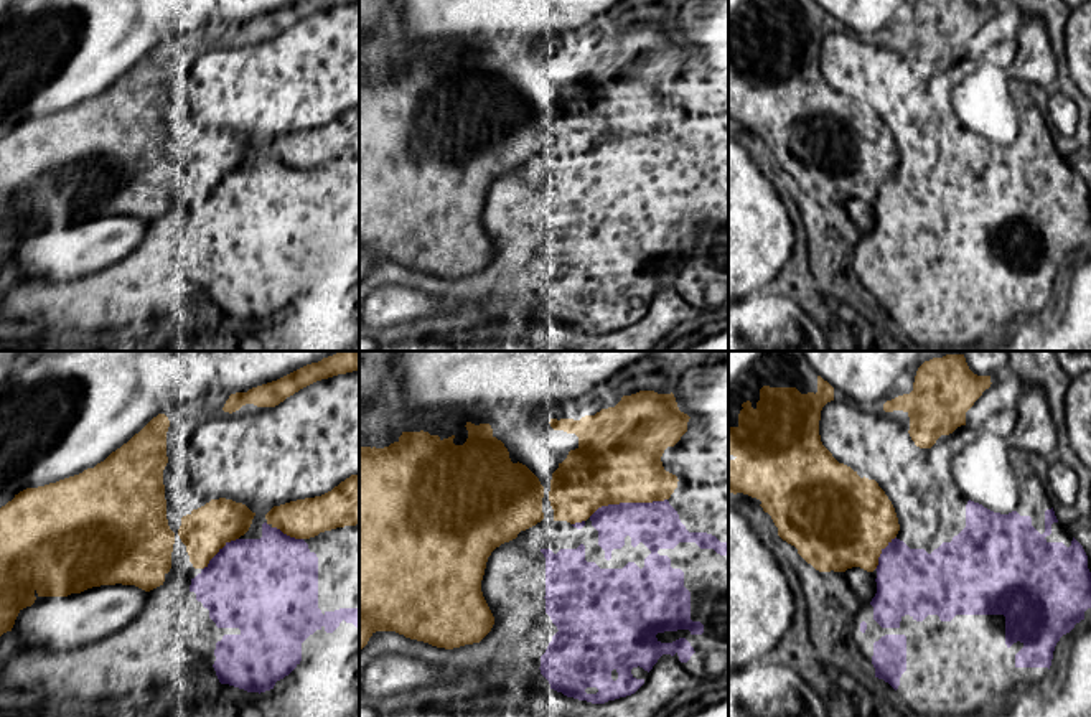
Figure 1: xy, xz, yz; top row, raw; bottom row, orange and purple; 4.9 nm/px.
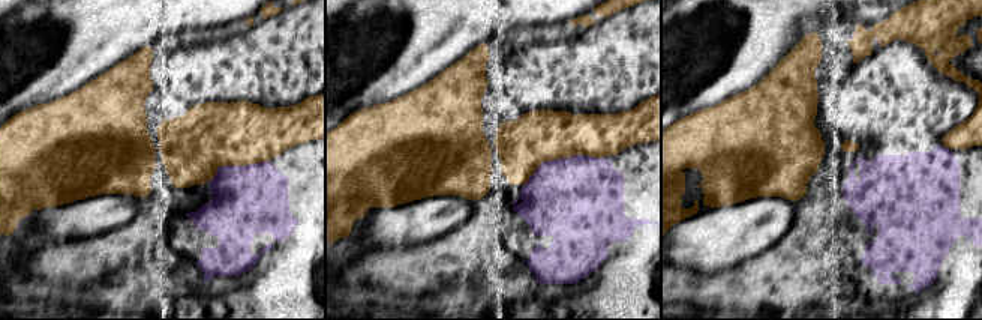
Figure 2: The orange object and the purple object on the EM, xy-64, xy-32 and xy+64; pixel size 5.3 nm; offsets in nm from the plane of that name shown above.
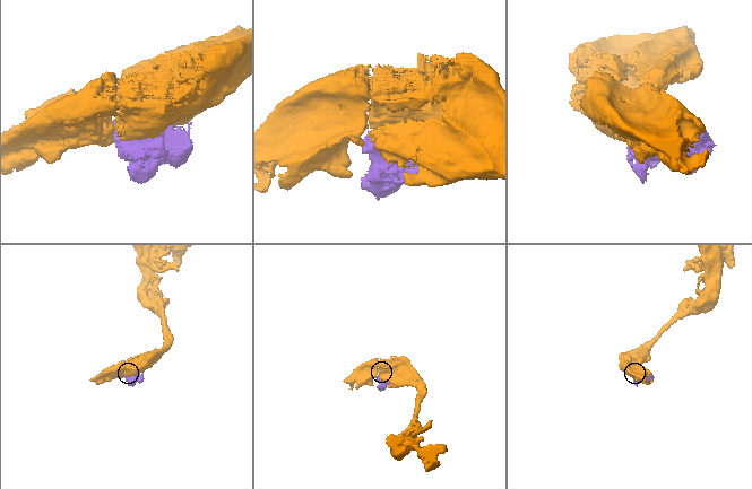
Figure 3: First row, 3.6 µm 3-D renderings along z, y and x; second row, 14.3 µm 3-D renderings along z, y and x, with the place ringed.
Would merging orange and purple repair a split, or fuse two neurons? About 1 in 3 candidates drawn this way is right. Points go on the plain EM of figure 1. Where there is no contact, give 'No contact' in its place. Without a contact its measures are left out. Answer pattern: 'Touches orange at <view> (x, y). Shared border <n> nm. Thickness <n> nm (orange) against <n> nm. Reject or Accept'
Touches orange at xz (627, 132). Shared border 400 nm. Thickness 420 nm (orange) against 220 nm. Reject

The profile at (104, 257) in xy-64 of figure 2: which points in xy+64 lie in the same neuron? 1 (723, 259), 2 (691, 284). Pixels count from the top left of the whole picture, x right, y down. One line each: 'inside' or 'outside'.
1: outside
2: inside

